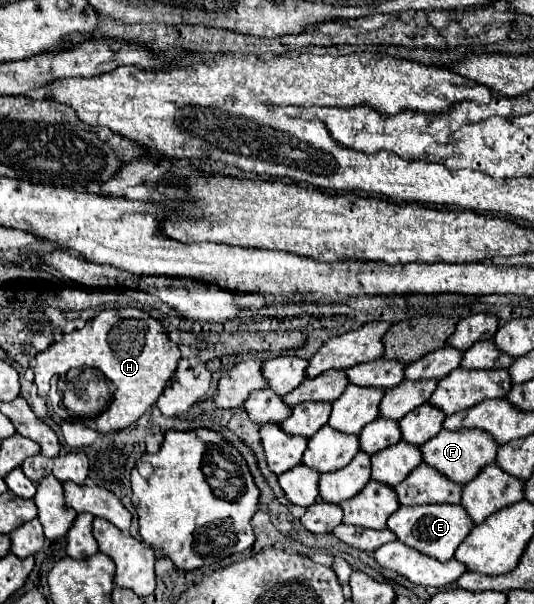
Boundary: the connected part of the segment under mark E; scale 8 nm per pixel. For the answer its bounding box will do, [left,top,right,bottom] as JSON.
[386,504,472,562]

